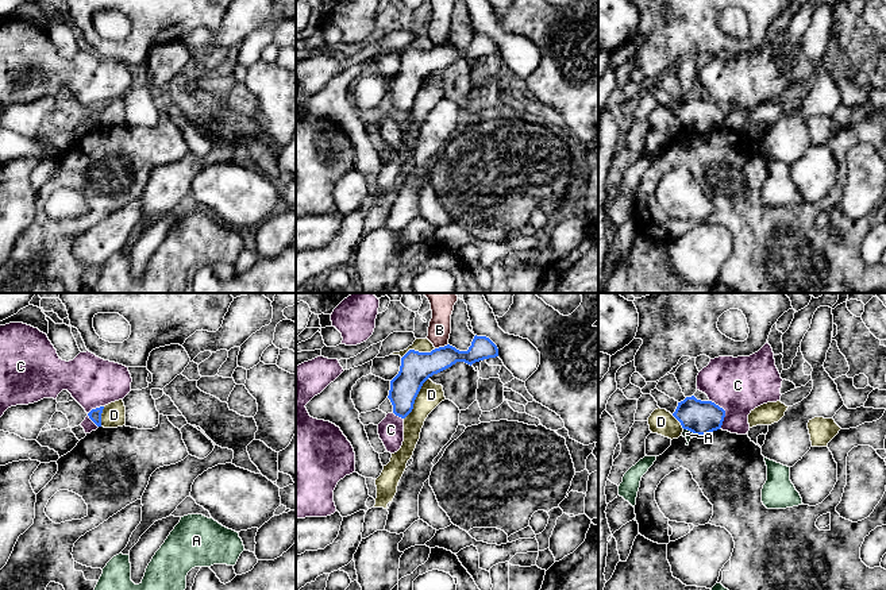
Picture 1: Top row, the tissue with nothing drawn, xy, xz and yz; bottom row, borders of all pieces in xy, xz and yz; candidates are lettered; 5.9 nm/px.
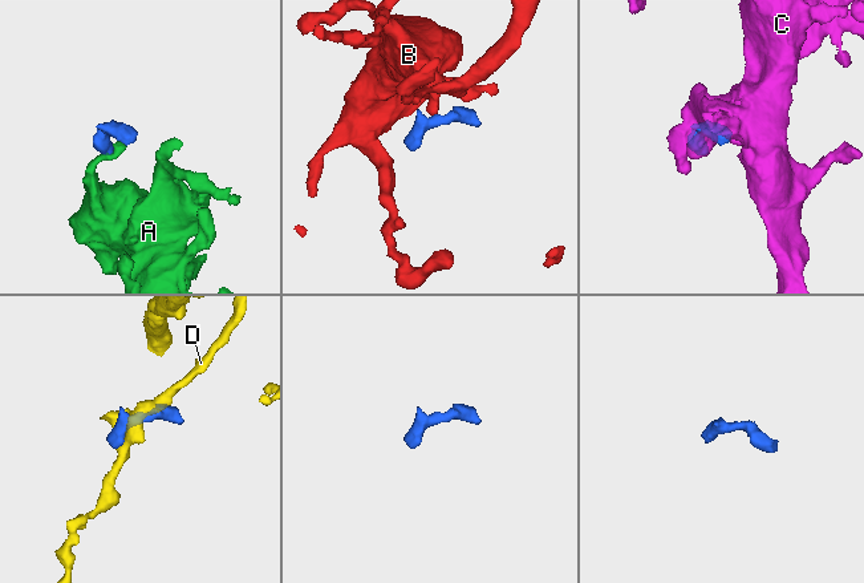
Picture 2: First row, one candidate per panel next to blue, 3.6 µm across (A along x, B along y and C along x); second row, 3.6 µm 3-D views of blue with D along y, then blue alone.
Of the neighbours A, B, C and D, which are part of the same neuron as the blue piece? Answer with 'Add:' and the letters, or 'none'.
Add: A

